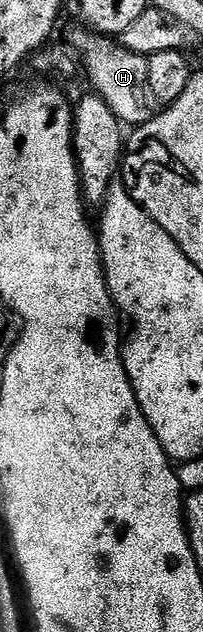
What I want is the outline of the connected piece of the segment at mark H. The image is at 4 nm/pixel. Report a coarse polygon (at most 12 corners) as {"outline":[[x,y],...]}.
{"outline":[[84,26],[67,44],[90,89],[134,129],[155,114],[148,56]]}

